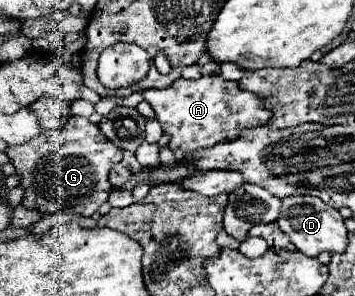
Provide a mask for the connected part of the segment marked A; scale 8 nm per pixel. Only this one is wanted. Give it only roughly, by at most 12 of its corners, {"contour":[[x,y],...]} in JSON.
{"contour":[[220,74],[142,90],[178,164],[274,114]]}

